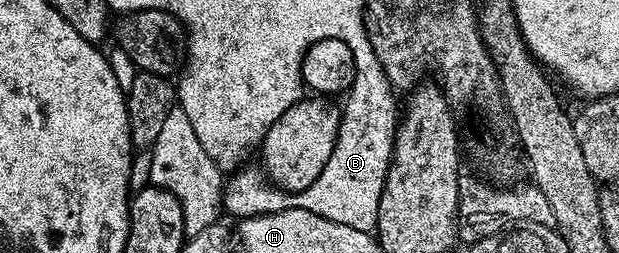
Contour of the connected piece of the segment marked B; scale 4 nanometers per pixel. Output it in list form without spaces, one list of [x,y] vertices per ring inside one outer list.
[[[365,16],[358,20],[358,41],[348,43],[348,47],[352,47],[356,75],[353,76],[352,87],[346,92],[346,101],[342,103],[340,131],[332,155],[320,178],[315,181],[318,185],[318,209],[313,209],[312,213],[358,231],[373,232],[378,224],[380,195],[390,169],[390,155],[400,113],[394,110],[396,93],[372,51],[372,43],[364,47],[362,41],[370,41],[366,34]]]

